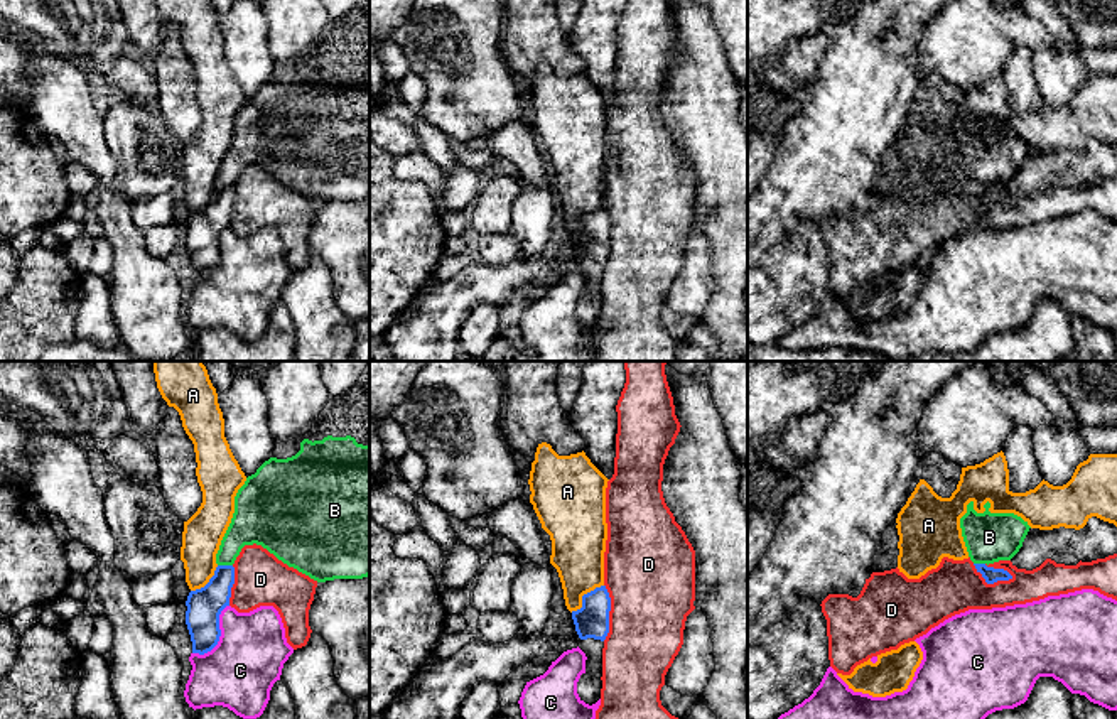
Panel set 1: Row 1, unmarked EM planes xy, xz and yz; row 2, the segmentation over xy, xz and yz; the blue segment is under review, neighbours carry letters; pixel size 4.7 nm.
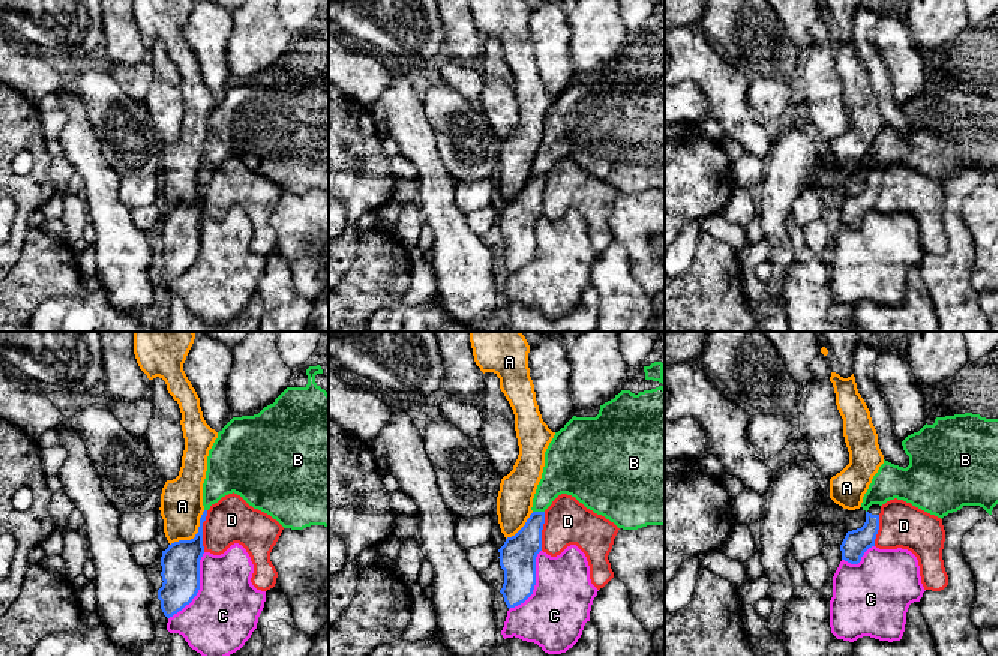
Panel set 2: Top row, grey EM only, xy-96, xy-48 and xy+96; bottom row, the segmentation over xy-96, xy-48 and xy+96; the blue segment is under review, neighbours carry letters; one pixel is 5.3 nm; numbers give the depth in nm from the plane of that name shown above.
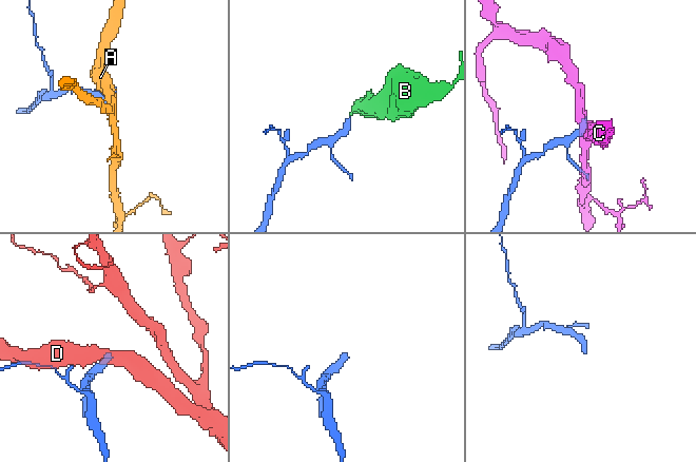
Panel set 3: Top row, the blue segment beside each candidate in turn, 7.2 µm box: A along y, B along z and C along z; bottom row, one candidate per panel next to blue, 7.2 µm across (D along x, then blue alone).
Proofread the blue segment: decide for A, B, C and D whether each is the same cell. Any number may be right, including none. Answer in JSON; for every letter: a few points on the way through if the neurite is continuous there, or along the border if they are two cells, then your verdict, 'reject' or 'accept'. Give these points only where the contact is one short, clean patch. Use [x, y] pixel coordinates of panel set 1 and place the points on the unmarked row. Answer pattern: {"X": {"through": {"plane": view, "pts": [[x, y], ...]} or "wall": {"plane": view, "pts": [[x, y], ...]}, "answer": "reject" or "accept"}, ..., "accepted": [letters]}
{"A": {"answer": "reject"}, "B": {"wall": {"plane": "xy", "pts": [[218, 186], [232, 188]]}, "answer": "reject"}, "C": {"answer": "reject"}, "D": {"wall": {"plane": "yz", "pts": [[972, 186], [987, 205], [1013, 200]]}, "answer": "reject"}, "accepted": []}

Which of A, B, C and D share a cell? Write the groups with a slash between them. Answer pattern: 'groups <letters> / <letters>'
groups A / B / C / D

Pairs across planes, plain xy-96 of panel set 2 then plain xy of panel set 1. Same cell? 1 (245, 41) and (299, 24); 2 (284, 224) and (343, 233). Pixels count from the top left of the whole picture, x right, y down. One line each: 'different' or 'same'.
1: same
2: same

